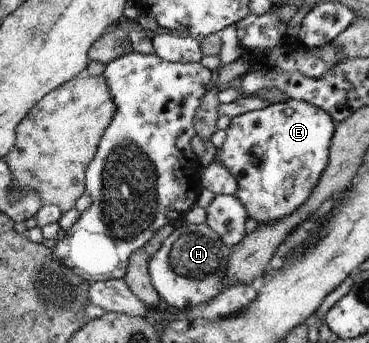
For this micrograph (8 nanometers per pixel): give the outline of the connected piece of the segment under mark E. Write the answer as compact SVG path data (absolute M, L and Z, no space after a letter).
M290 99L273 103L264 109L232 117L226 139L216 150L214 161L222 164L235 177L238 184L235 196L245 207L248 217L256 220L258 226L277 223L292 215L312 195L327 168L335 129L336 124L330 114L307 101Z

